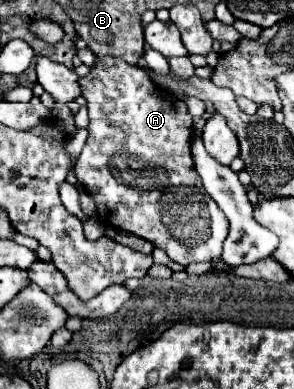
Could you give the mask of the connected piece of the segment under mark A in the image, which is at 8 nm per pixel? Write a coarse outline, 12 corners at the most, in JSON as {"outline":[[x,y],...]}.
{"outline":[[144,69],[80,83],[78,181],[104,225],[180,265],[228,219],[190,153],[192,115]]}

